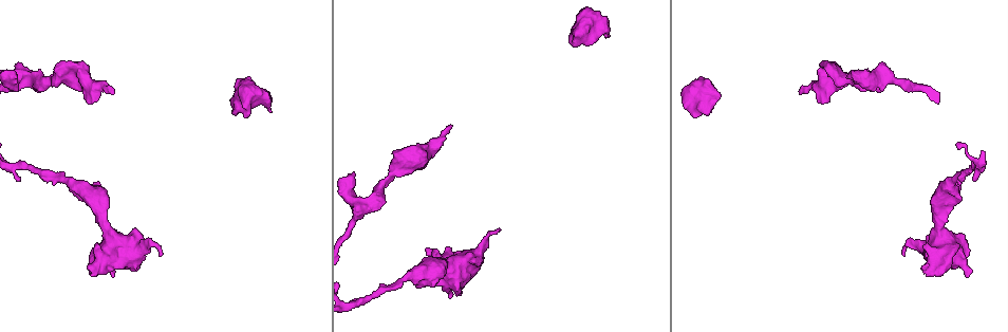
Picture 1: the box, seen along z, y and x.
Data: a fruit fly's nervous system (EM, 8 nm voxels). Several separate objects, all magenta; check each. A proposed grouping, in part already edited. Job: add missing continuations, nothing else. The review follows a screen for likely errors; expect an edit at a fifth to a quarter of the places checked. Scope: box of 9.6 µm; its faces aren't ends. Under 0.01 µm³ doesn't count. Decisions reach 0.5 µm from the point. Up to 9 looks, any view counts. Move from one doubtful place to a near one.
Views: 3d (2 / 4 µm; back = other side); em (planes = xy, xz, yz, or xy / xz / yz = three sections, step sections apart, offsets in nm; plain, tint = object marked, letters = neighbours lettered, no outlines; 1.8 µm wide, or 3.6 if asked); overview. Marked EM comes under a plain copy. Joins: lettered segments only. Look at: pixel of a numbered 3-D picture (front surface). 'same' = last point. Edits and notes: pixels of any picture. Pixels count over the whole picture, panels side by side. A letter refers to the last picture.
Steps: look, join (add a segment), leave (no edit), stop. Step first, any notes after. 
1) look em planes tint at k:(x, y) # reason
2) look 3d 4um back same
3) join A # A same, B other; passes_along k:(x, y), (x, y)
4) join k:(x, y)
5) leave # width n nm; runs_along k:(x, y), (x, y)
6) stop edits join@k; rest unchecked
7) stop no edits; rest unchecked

look em 3.6um planes letters at 1:(88, 268) # branch stops here

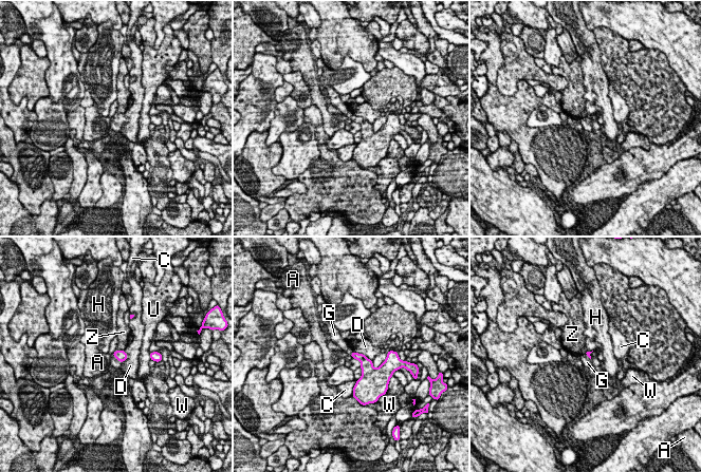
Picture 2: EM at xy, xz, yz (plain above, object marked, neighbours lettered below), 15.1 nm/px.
join 2:(115, 363) # A other, C other, D other, G same, H other, U other, W other, Z other; passes_along 2:(120, 355), (116, 358), (115, 363); the cell continues

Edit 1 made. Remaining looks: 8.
look em 3.6um planes letters at 1:(111, 94) # branch stops here

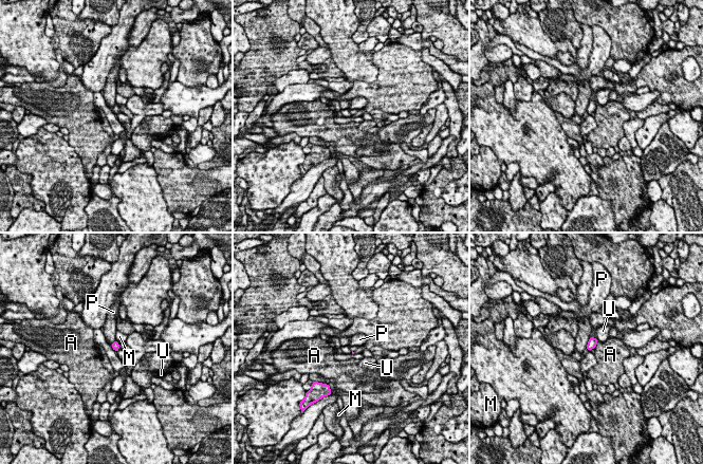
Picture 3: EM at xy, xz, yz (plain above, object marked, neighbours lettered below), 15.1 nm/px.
leave # A other, M other, P other, U other; border 3:(590, 337), (586, 349); none of them fits

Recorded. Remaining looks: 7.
look em planes letters at 1:(607, 34) # stops while still wide

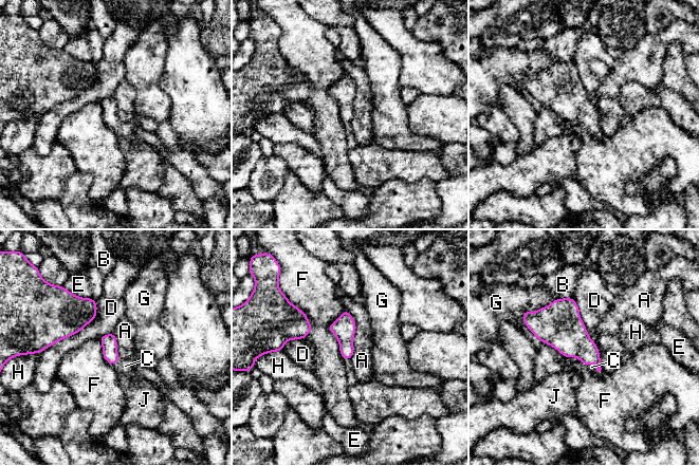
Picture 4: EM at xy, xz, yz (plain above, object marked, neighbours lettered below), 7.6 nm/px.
join 4:(591, 367) # A other, B other, C same, D other, E other, F other, G other, H other, J other; passes_along 4:(569, 336), (585, 365), (591, 367); it goes on there

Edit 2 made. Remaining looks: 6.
look 3d 2um back at 1:(14, 77)

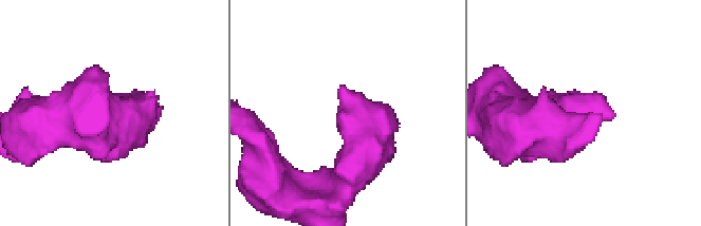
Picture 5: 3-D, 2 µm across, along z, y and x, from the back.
look em planes letters at 5:(610, 120)

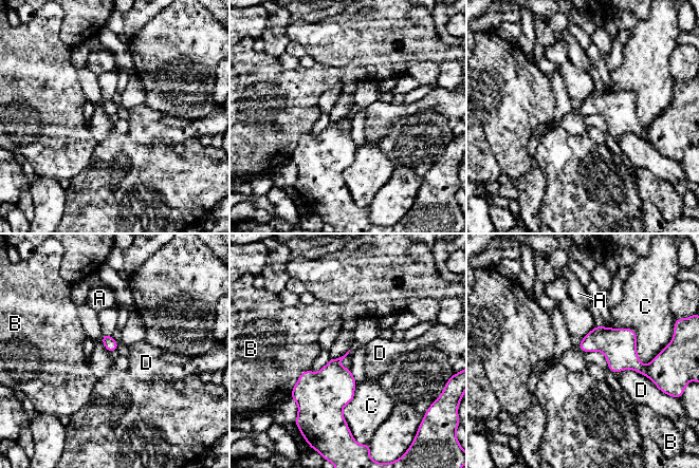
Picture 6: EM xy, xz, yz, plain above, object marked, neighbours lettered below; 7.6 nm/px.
leave # A other, B other, C other, D other; border 6:(607, 325), (659, 352); none of them fits

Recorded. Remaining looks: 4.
stop edits join@2, join@4; rest unchecked

